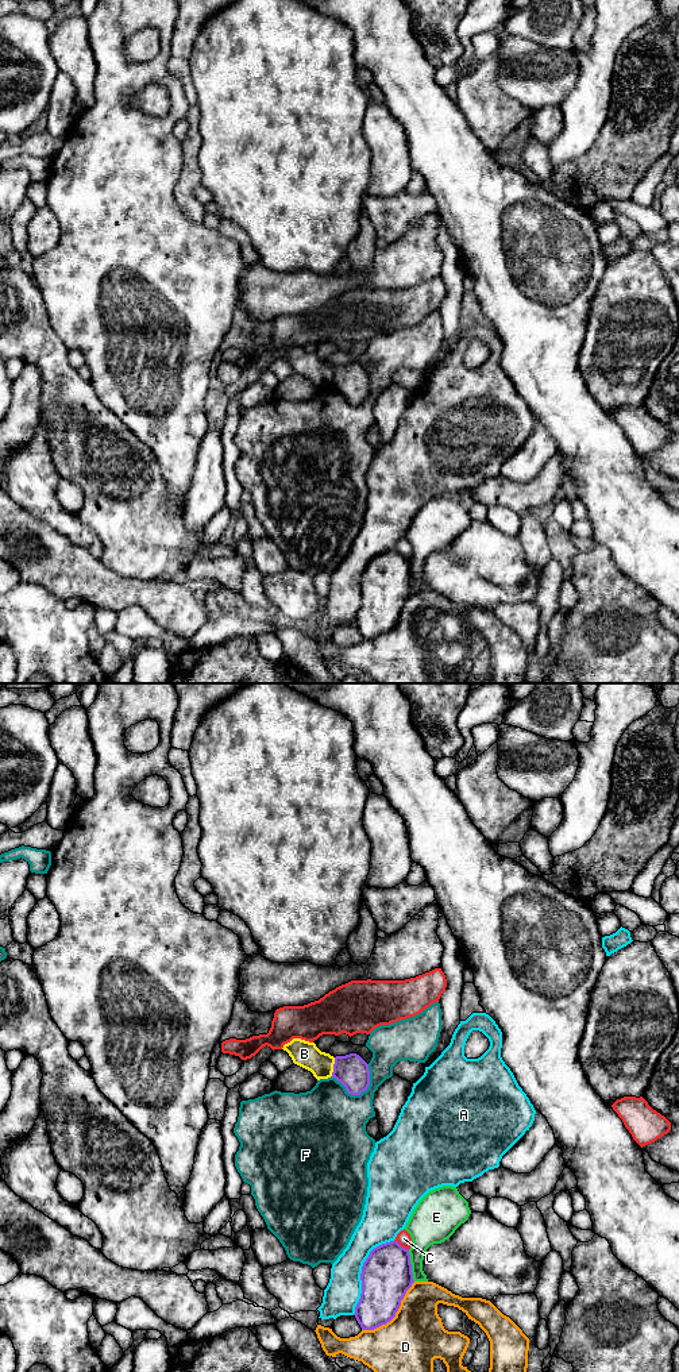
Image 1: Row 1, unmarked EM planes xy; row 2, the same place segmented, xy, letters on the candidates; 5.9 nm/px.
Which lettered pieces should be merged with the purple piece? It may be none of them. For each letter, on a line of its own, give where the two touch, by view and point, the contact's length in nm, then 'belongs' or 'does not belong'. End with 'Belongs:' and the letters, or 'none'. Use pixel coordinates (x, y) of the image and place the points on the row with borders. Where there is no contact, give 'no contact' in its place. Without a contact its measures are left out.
A: contact xy (362, 1272); length 500 nm; does not belong
B: contact xy (334, 1067); length 110 nm; does not belong
C: contact xy (400, 1245); length 110 nm; does not belong
D: contact xy (394, 1315); length 440 nm; does not belong
E: contact xy (411, 1265); length 200 nm; does not belong
F: contact xy (350, 1093); length 240 nm; does not belong
Belongs: none

